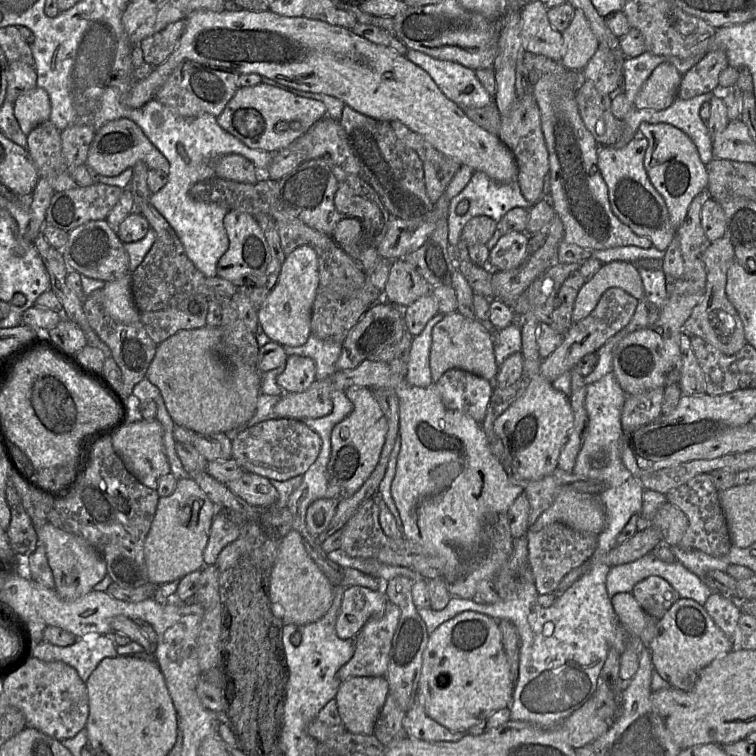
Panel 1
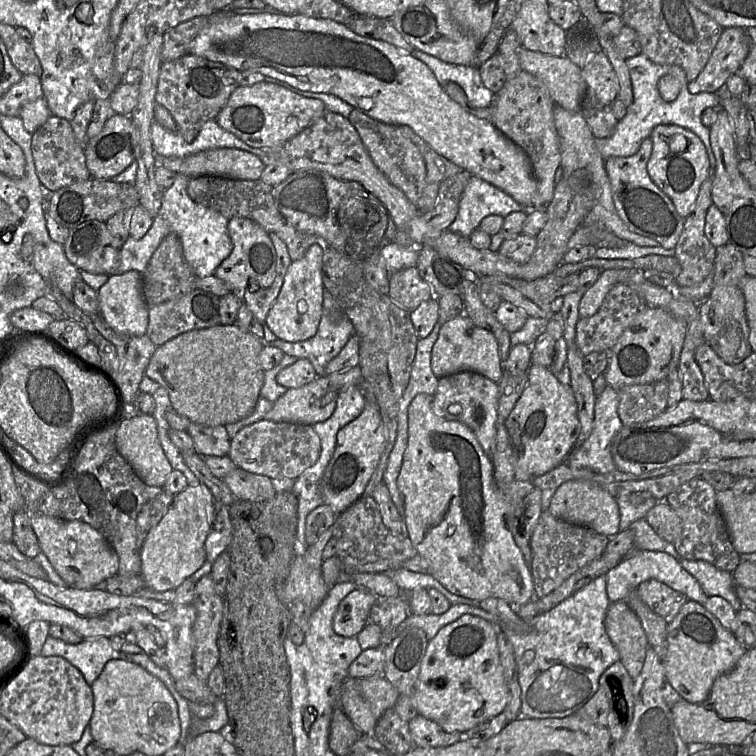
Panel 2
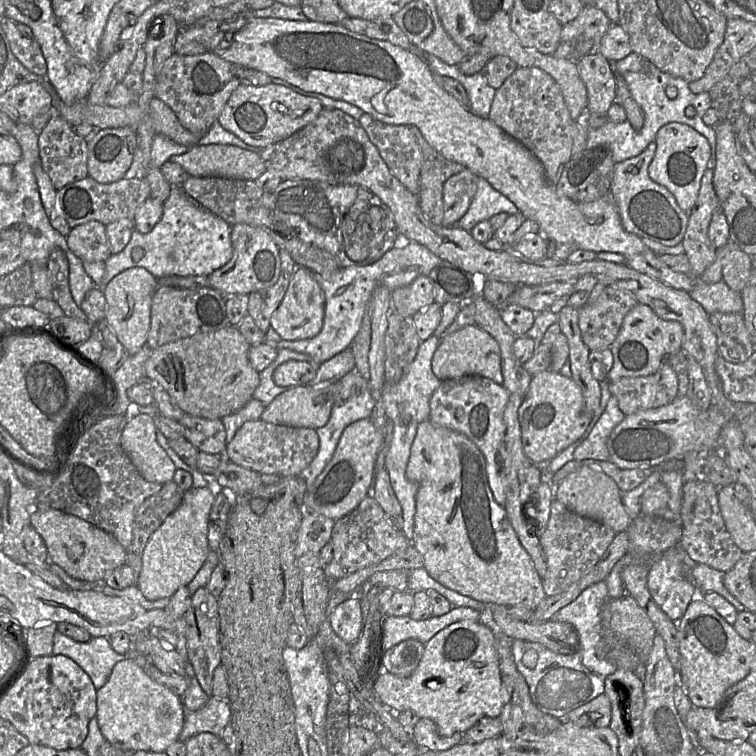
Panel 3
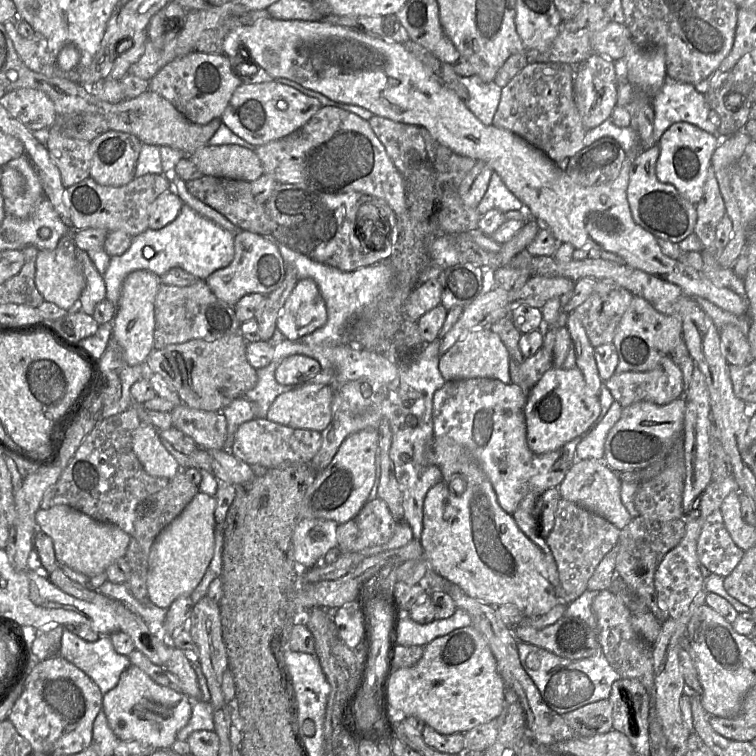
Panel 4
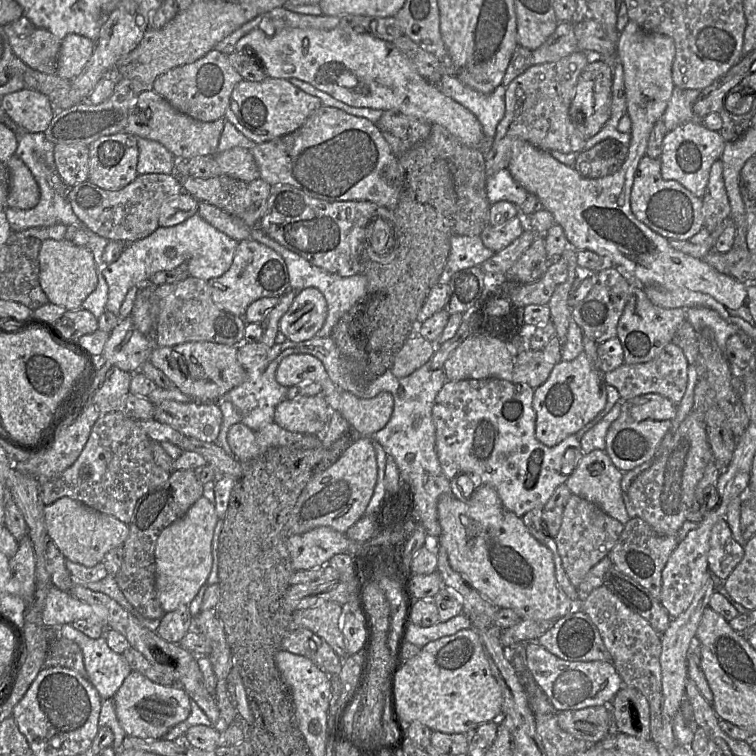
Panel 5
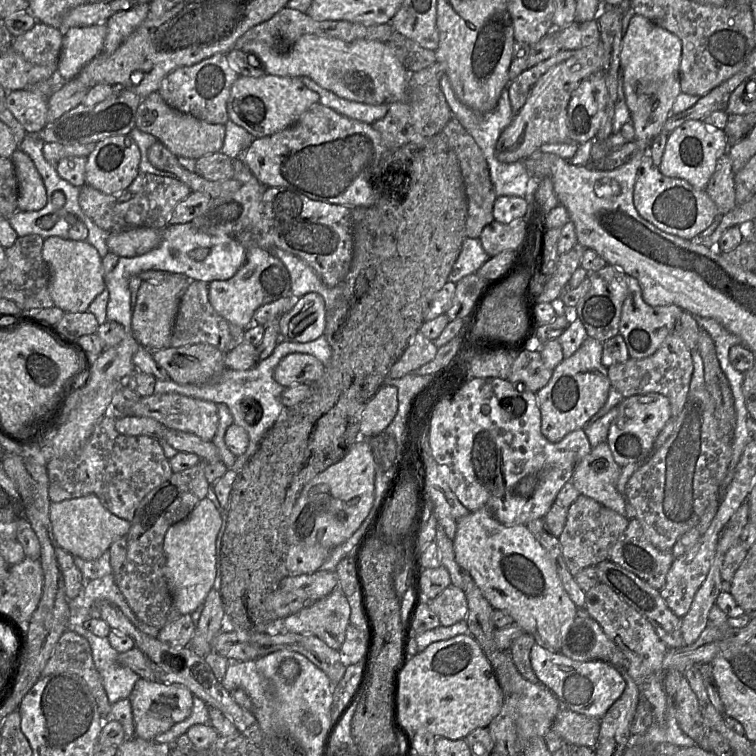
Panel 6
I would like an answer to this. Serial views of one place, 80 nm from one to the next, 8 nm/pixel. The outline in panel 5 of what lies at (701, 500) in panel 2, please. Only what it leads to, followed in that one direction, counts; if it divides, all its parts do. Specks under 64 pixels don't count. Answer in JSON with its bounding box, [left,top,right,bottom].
[708,519,744,581]

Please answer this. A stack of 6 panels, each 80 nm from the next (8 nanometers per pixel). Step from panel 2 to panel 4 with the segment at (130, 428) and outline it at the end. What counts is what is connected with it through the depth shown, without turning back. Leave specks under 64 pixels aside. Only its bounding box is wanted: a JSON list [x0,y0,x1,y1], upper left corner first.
[132,423,180,479]

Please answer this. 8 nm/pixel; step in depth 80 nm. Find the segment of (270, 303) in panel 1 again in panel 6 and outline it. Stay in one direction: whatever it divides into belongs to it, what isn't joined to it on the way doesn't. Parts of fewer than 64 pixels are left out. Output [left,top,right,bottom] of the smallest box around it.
[279,292,326,342]

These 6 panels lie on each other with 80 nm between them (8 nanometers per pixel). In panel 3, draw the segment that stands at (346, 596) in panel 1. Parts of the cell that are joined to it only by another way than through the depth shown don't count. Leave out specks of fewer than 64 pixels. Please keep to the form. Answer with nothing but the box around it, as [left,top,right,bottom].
[330,595,363,643]

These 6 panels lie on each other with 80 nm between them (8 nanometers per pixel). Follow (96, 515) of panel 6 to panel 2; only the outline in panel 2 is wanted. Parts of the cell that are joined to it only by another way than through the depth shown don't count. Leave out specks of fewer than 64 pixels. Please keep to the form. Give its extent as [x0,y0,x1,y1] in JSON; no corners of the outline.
[31,513,119,589]

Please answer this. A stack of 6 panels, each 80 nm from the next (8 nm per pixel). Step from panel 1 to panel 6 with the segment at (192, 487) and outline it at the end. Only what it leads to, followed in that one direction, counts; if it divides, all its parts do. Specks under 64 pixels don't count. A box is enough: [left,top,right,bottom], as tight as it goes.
[163,497,222,614]

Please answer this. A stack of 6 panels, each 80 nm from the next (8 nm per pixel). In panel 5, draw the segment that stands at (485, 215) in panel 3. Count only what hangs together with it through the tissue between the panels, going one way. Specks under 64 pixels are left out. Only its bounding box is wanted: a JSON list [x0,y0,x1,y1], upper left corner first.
[486,168,528,207]

